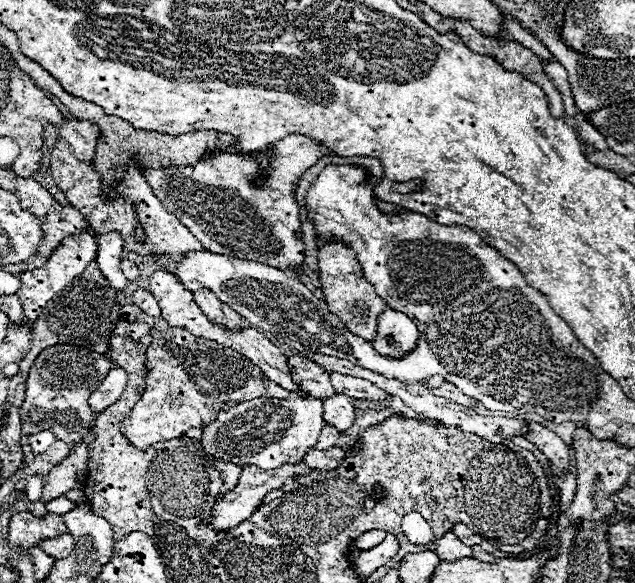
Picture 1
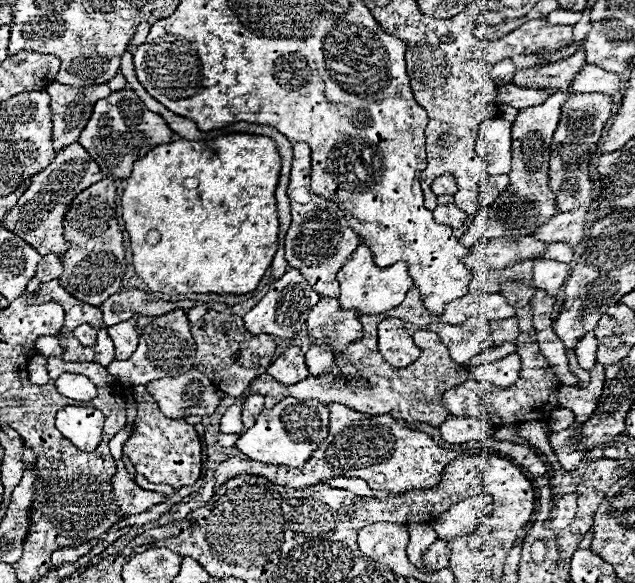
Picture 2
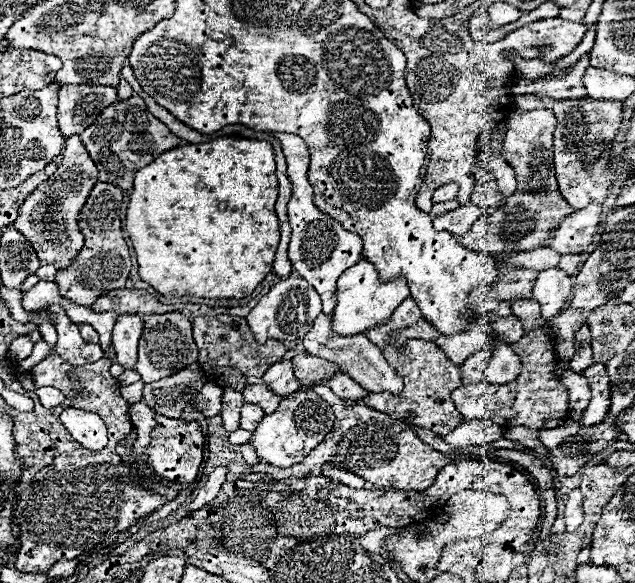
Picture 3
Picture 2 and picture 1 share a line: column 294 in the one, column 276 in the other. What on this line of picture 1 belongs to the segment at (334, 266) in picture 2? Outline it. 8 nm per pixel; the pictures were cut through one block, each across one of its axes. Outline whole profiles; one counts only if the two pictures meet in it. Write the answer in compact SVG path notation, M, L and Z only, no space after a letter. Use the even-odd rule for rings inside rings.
M290 134L280 142L262 150L264 156L272 158L266 168L244 154L244 152L222 152L204 154L194 166L174 166L174 168L144 168L146 182L154 190L156 198L182 220L182 224L206 246L218 254L234 254L234 258L250 258L250 262L266 262L266 266L278 266L278 270L294 270L304 262L304 242L300 240L300 208L294 196L294 188L300 182L306 168L326 154L314 140L302 134Z

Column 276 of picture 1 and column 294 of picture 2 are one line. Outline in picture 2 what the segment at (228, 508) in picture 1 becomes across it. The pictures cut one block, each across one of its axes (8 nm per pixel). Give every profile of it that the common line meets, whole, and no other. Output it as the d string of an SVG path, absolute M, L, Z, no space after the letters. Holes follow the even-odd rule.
M330 408L330 432L318 450L304 462L302 468L290 466L268 466L262 462L230 458L218 466L214 472L216 486L222 486L226 480L238 474L256 474L268 478L272 484L286 488L308 488L318 482L324 482L330 476L352 476L368 482L372 490L382 490L388 494L404 494L408 490L434 488L440 482L440 474L446 464L460 454L436 446L436 442L418 430L412 430L406 422L394 420L392 416L372 416L362 414L352 408Z

